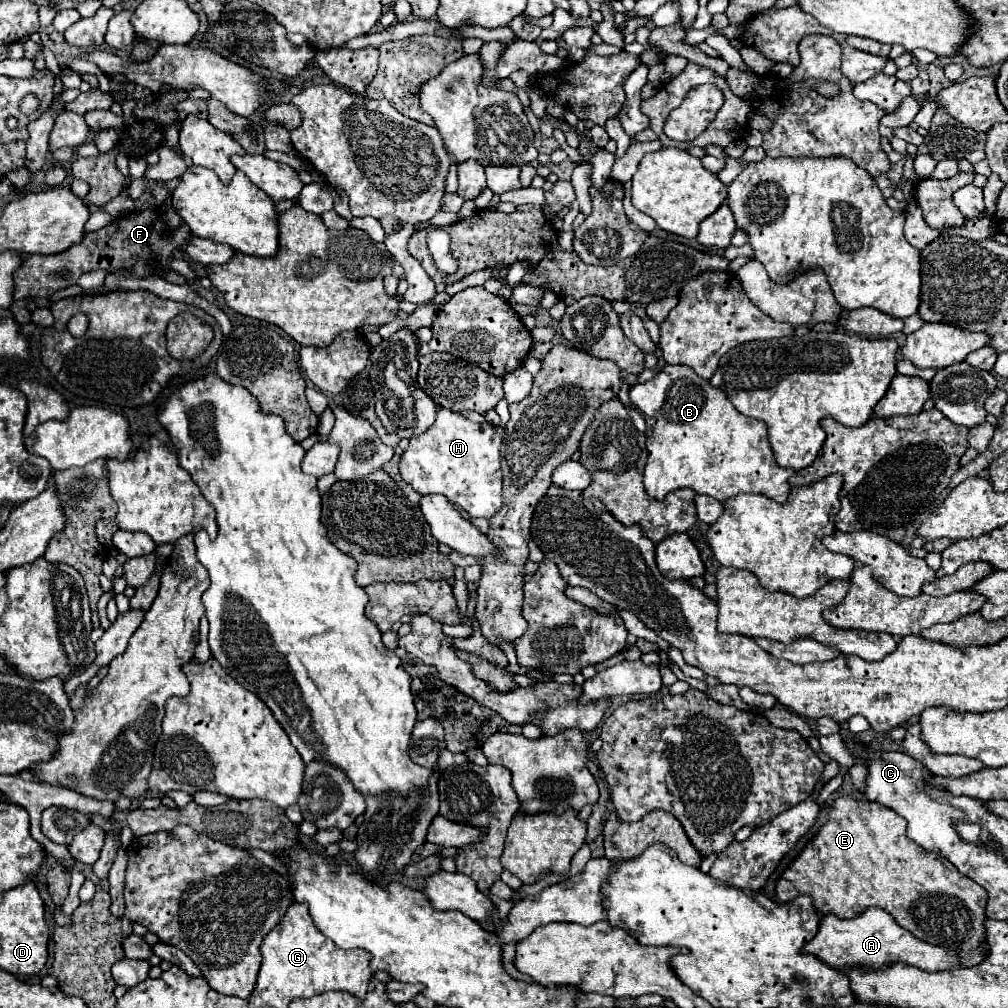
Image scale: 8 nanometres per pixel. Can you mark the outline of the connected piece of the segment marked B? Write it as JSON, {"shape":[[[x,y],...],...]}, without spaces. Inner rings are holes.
{"shape":[[[666,364],[654,380],[636,384],[630,390],[630,402],[642,414],[652,416],[656,420],[652,434],[646,438],[648,460],[644,468],[644,488],[652,498],[664,500],[664,496],[670,490],[692,488],[696,494],[706,494],[720,502],[742,492],[762,494],[776,502],[788,500],[788,488],[790,488],[788,478],[794,474],[794,470],[784,470],[782,466],[776,464],[764,422],[740,414],[728,402],[726,394],[720,388],[714,388],[708,380],[700,378],[694,370],[688,370],[686,366]]]}

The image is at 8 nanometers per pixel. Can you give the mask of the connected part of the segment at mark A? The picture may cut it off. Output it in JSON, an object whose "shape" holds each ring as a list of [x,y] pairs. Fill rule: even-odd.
{"shape":[[[880,908],[866,910],[864,914],[860,914],[852,920],[836,918],[832,914],[820,916],[818,934],[804,946],[804,950],[808,950],[810,954],[814,954],[816,958],[820,958],[822,962],[826,962],[830,968],[836,968],[836,970],[842,970],[848,966],[858,966],[858,964],[880,968],[890,962],[912,964],[912,966],[918,966],[928,972],[958,968],[958,954],[954,950],[946,950],[942,946],[932,946],[928,942],[914,938],[912,934],[908,934],[908,930],[898,926],[898,922],[892,918],[892,914],[888,914],[886,910],[880,910]]]}

